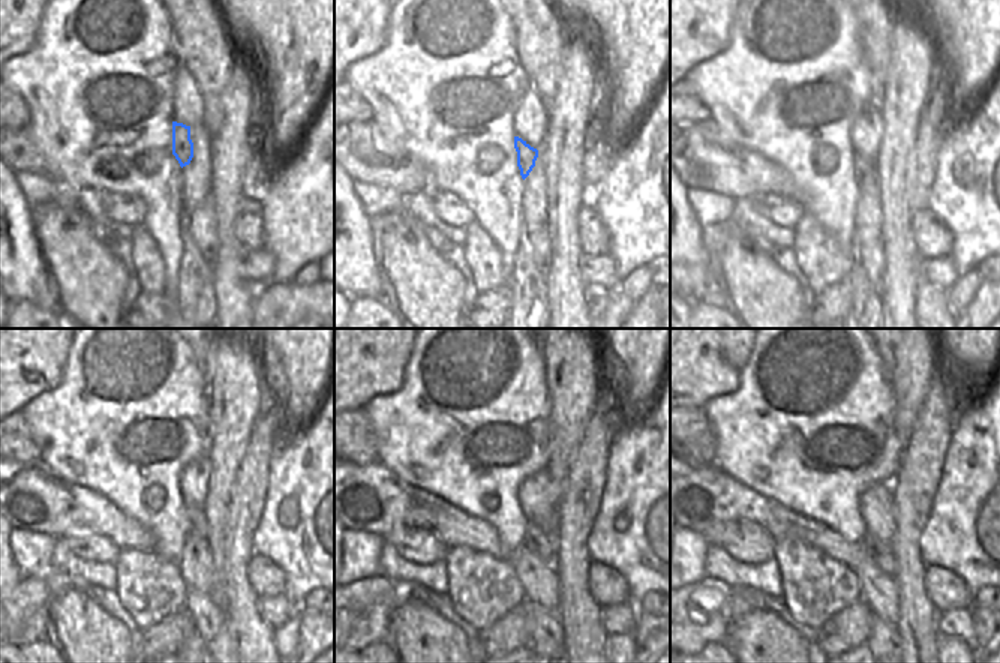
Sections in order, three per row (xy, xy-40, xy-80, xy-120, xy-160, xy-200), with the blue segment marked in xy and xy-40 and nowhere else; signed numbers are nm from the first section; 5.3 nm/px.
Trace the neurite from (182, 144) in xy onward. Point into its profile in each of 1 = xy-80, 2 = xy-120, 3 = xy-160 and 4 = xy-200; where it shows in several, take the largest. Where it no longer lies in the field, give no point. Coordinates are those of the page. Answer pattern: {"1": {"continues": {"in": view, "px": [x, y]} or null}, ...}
{"1": {"continues": {"in": "xy-80", "px": [864, 167]}}, "2": {"continues": {"in": "xy-120", "px": [198, 525]}}, "3": {"continues": {"in": "xy-160", "px": [544, 545]}}, "4": {"continues": {"in": "xy-200", "px": [880, 552]}}}

